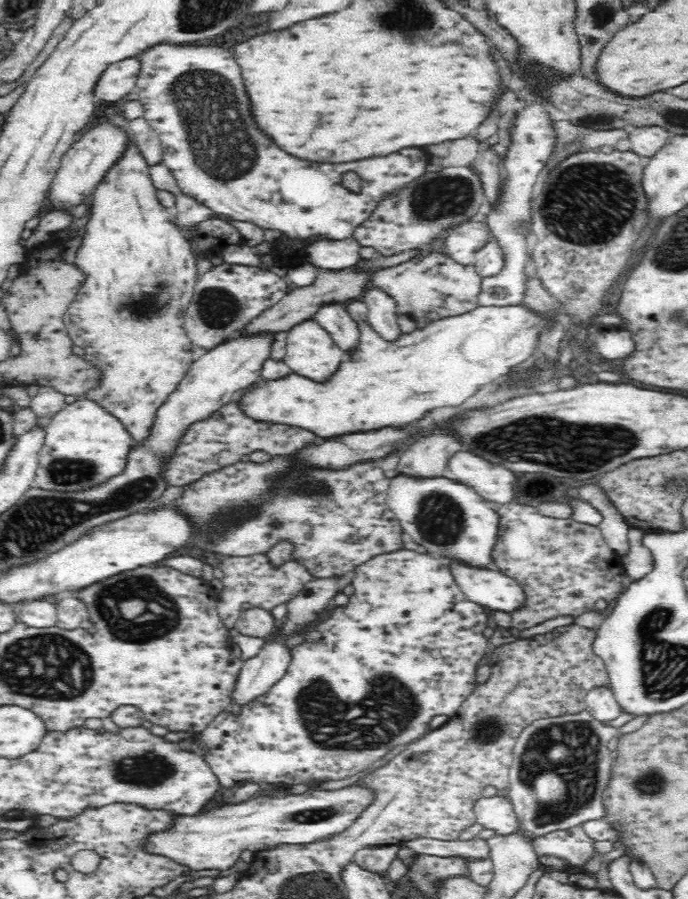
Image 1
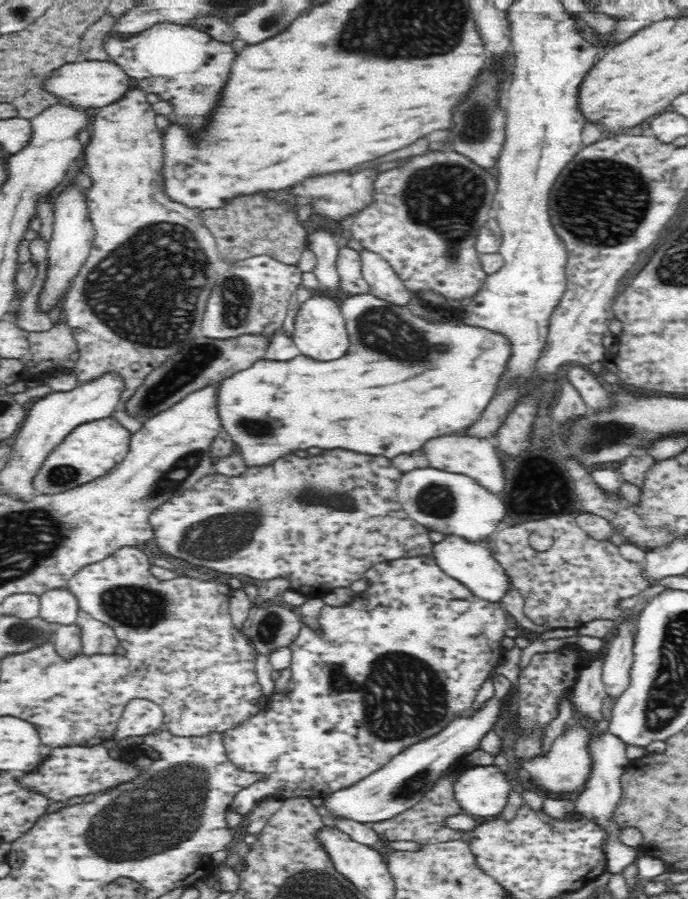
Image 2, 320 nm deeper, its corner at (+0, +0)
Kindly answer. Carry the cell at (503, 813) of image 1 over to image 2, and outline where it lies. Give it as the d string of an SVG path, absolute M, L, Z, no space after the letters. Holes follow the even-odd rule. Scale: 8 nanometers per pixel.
M494 765L471 767L455 782L456 801L466 813L482 820L496 818L511 791L504 773Z

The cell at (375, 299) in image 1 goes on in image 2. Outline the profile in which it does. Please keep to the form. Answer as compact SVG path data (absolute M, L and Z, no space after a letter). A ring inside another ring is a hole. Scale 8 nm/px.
M368 250L360 251L360 256L361 273L369 286L367 292L396 306L408 306L413 291L407 288L393 268L378 254Z

